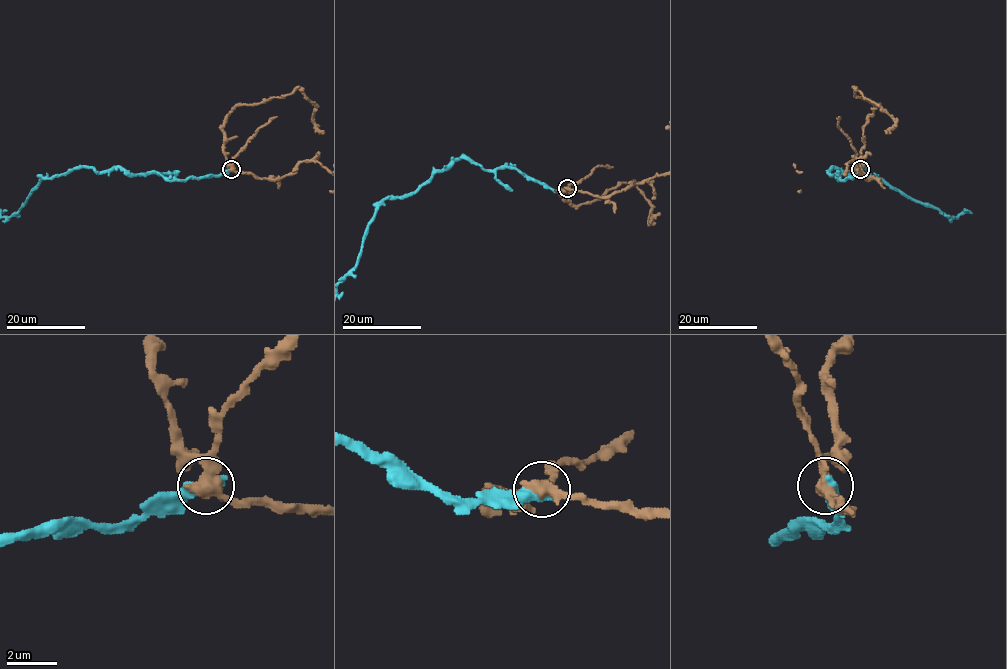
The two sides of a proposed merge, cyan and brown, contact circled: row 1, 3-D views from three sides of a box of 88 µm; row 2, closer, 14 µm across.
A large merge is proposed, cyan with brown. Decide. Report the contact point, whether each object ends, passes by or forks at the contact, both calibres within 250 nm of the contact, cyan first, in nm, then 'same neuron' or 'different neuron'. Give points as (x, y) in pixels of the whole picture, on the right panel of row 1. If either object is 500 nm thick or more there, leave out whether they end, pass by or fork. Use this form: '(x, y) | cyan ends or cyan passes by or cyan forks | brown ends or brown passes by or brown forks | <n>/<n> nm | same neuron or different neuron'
(860, 169) | 550/500 nm | different neuron

